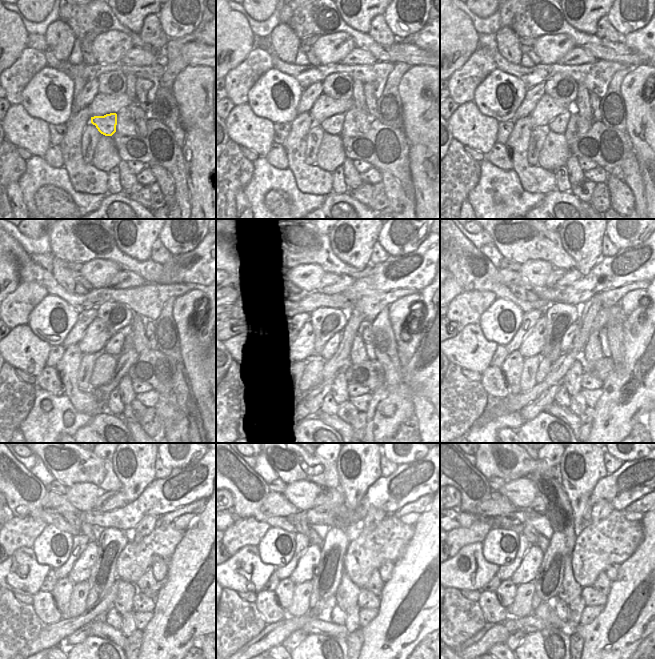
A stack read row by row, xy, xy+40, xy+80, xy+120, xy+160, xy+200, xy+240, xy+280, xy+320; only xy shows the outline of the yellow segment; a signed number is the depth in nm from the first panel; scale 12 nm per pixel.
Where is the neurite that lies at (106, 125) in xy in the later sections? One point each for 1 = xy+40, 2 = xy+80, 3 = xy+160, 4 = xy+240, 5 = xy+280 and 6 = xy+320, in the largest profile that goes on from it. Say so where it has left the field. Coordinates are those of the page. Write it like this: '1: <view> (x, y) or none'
1: xy+40 (333, 125)
2: xy+80 (559, 124)
3: xy+160 (332, 346)
4: xy+240 (136, 558)
5: xy+280 (367, 552)
6: xy+320 (613, 540)

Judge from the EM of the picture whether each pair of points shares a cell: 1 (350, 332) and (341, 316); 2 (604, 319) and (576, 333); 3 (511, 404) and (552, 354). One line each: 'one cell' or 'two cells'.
1: two cells
2: one cell
3: two cells

